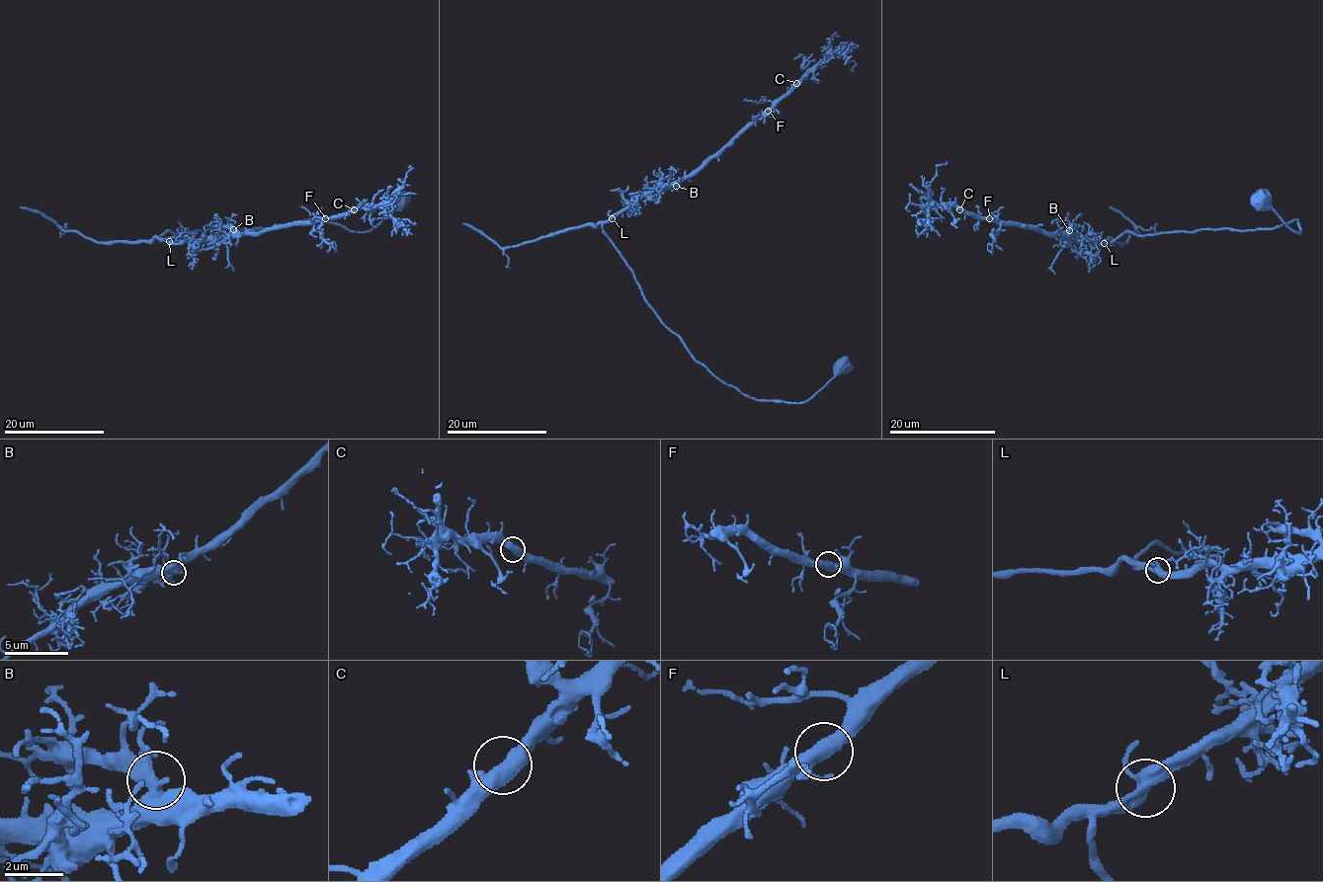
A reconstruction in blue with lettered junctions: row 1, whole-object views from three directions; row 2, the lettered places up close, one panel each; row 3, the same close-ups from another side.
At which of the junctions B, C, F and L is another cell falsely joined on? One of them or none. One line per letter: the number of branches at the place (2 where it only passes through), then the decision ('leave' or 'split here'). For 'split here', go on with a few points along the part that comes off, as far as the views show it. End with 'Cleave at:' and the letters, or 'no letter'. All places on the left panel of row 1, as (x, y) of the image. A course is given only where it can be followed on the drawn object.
B: 3 | leave
C: 3 | leave
F: 3 | leave
L: 3 | leave
Cleave at: no letter

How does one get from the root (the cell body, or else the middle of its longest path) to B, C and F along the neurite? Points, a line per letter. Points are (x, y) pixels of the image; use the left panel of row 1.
B: (401, 200), (363, 232), (303, 219), (248, 229), (167, 231), (160, 240), (214, 240), (233, 229)
C: (401, 200), (363, 232), (303, 219), (248, 229), (167, 231), (160, 240), (261, 235), (338, 218), (354, 209)
F: (401, 200), (363, 232), (303, 219), (248, 229), (167, 231), (160, 240), (261, 235), (325, 218)

